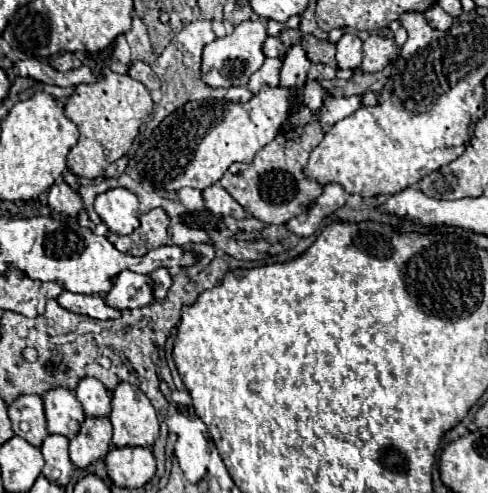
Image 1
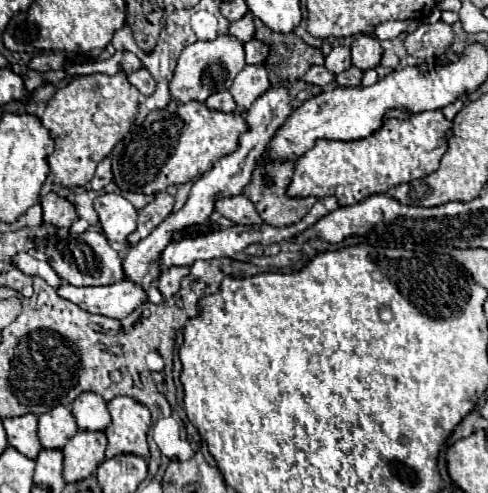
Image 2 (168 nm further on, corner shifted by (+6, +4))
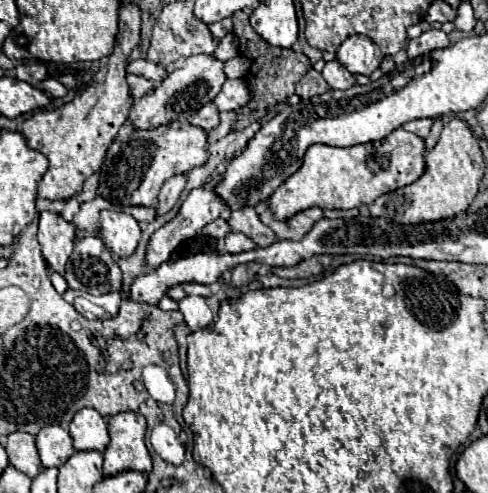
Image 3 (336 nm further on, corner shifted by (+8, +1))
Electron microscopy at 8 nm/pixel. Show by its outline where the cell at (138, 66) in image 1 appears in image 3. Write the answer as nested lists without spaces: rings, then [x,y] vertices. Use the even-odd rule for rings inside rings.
[[[128,75],[128,85],[130,85],[130,93],[134,99],[144,97],[154,87],[152,81],[148,81],[146,77],[138,77],[138,75]]]

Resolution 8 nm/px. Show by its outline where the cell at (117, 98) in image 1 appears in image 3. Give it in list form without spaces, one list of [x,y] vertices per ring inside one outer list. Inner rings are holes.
[[[122,3],[118,9],[118,35],[114,53],[108,57],[106,65],[98,69],[90,85],[86,85],[74,101],[62,105],[60,109],[36,111],[20,127],[20,133],[26,139],[26,145],[34,151],[40,151],[48,157],[50,165],[38,183],[38,195],[42,199],[70,199],[82,191],[84,181],[102,167],[104,155],[118,133],[126,123],[128,111],[132,105],[130,89],[126,83],[126,65],[132,49],[140,41],[140,7],[134,3]]]

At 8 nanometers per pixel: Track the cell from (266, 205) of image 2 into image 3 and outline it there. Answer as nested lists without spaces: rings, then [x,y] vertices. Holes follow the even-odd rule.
[[[310,207],[298,215],[294,215],[288,221],[278,221],[272,217],[272,213],[266,209],[260,213],[262,223],[266,223],[278,239],[290,239],[290,241],[300,241],[310,229],[312,225],[322,217],[322,209],[320,207]]]

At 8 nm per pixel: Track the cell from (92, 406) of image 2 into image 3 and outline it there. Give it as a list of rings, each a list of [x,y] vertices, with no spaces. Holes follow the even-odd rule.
[[[82,409],[70,423],[70,435],[76,451],[104,451],[108,445],[108,429],[104,417],[94,409]]]

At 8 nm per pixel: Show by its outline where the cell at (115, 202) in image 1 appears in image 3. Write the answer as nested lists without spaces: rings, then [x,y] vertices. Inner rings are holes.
[[[102,211],[100,213],[100,239],[116,257],[128,257],[136,251],[140,241],[140,227],[132,215]]]

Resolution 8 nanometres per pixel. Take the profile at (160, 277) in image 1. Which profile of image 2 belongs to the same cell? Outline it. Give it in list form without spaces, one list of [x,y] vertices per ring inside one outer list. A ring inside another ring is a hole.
[[[170,266],[170,268],[164,268],[156,280],[156,286],[160,290],[160,294],[164,298],[170,298],[174,296],[178,290],[180,290],[180,278],[186,276],[190,270],[188,268],[178,268],[178,266]]]

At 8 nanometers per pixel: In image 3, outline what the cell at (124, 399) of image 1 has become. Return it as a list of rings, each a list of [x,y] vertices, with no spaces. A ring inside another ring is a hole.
[[[118,413],[108,419],[110,445],[104,451],[104,475],[122,471],[152,471],[152,459],[146,449],[146,419],[138,413]]]

